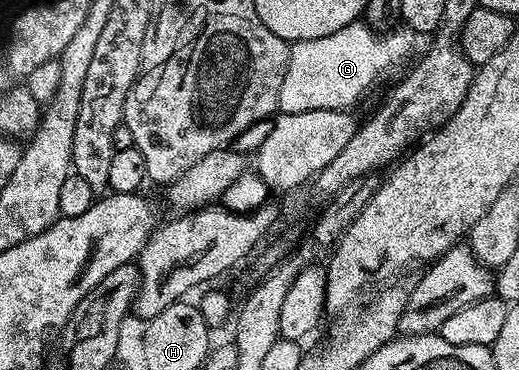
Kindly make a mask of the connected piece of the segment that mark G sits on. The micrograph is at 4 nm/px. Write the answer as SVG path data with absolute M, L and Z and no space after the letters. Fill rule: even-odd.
M358 21L343 25L343 29L335 33L327 33L327 37L315 37L311 41L292 44L287 73L283 77L283 89L279 89L278 108L287 115L319 109L353 109L376 85L380 75L399 66L412 53L413 39L414 32L401 25L382 33L368 23Z

